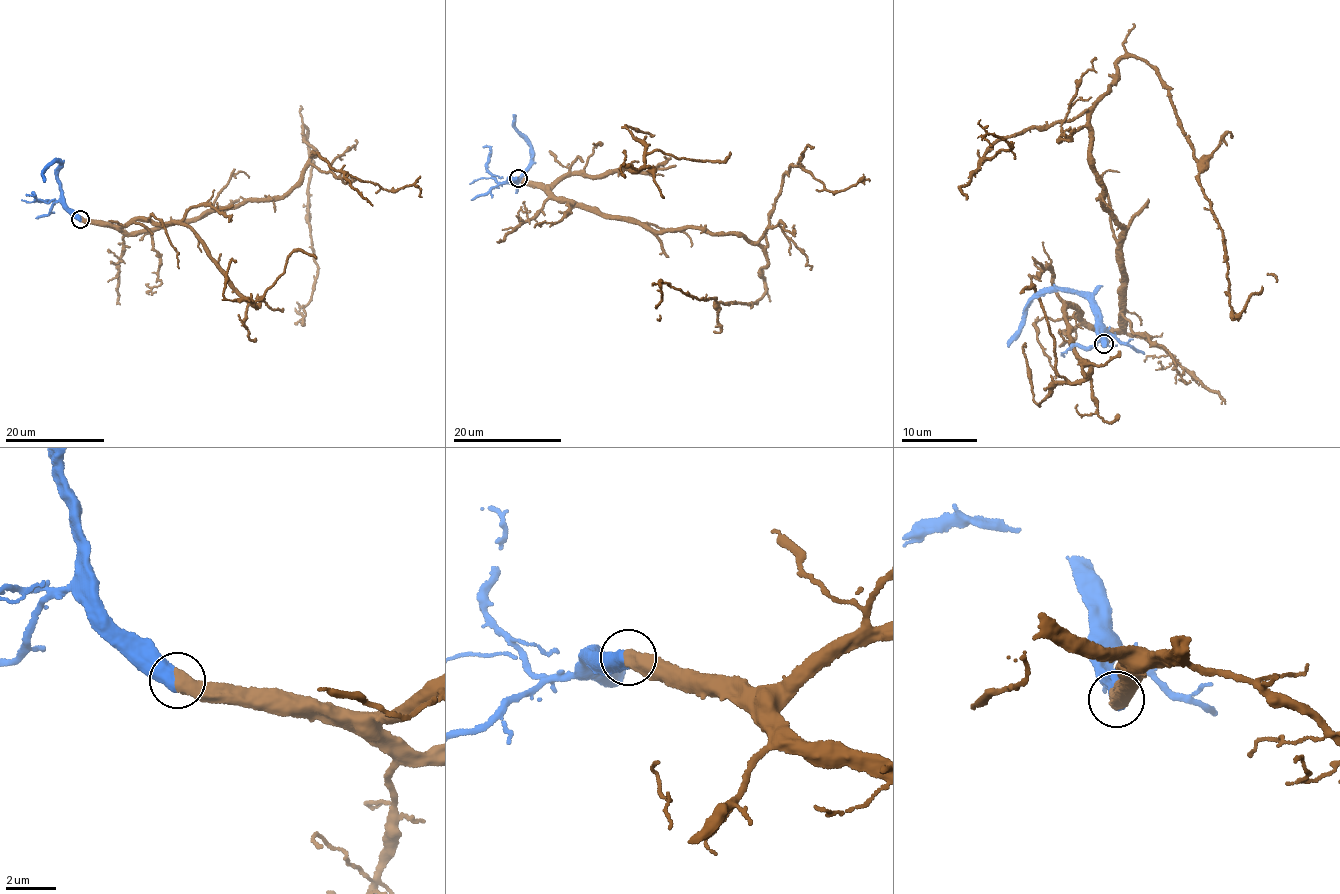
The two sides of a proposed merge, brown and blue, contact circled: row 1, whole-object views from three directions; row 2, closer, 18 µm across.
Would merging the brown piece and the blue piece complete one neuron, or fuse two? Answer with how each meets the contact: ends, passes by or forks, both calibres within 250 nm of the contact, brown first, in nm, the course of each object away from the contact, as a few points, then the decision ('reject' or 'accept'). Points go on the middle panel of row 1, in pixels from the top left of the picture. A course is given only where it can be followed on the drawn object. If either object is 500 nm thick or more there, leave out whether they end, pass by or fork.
calibres 650 and 650 nm; course brown (518, 178), (659, 232), (699, 226), (762, 249), (758, 299), (699, 299), (662, 282), (657, 319); course blue (517, 178), (511, 177), (516, 183), (530, 162), (531, 148), (517, 132), (512, 122), (513, 114); accept

